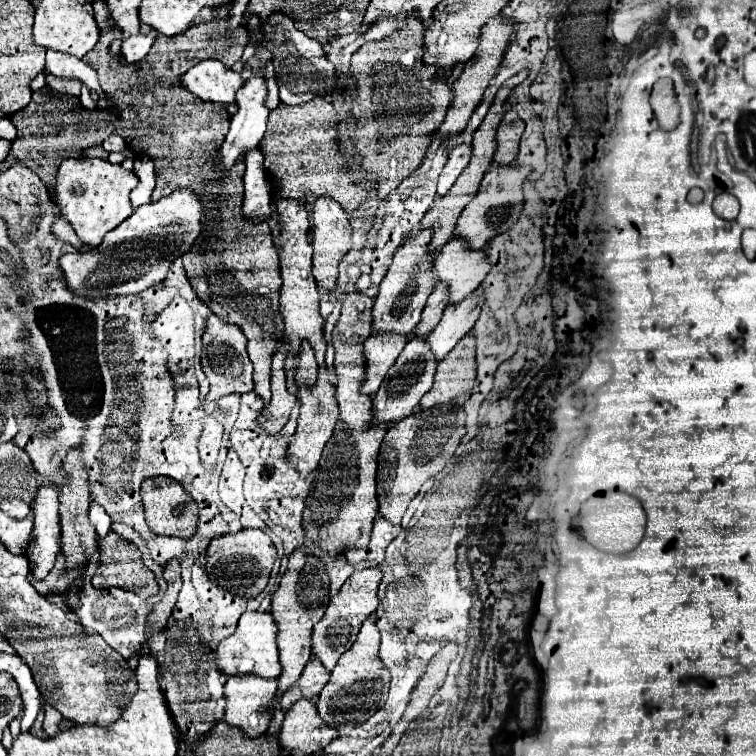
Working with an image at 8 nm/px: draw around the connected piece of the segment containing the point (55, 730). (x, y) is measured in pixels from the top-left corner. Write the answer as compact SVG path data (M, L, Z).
M44 704L44 732L48 736L60 734L60 722L62 722L62 714L58 714L58 710L54 710L52 706Z

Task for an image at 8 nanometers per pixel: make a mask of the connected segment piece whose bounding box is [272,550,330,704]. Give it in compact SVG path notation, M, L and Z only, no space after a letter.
M302 550L292 552L282 582L278 590L272 594L272 616L278 626L276 642L278 642L280 664L282 664L282 674L278 676L278 694L274 698L274 704L300 678L304 666L310 660L310 634L314 624L324 616L328 594L330 594L330 580L326 576L324 564Z

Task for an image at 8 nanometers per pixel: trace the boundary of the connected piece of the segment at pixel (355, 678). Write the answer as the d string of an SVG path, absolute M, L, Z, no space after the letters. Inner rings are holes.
M370 616L362 624L352 648L340 656L338 664L332 670L330 682L322 688L316 702L320 718L334 730L354 730L356 726L366 722L378 708L384 706L388 696L390 674L386 674L378 658L378 646L380 646L380 634L378 628L374 626L374 616Z

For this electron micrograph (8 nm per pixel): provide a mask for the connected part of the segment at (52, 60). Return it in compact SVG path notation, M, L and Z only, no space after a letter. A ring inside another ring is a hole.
M46 50L46 72L56 74L56 76L72 76L72 78L82 80L90 90L96 90L100 94L98 106L108 108L106 96L98 84L98 74L94 72L94 68L84 64L80 58L74 58L72 54L64 54L64 52Z

